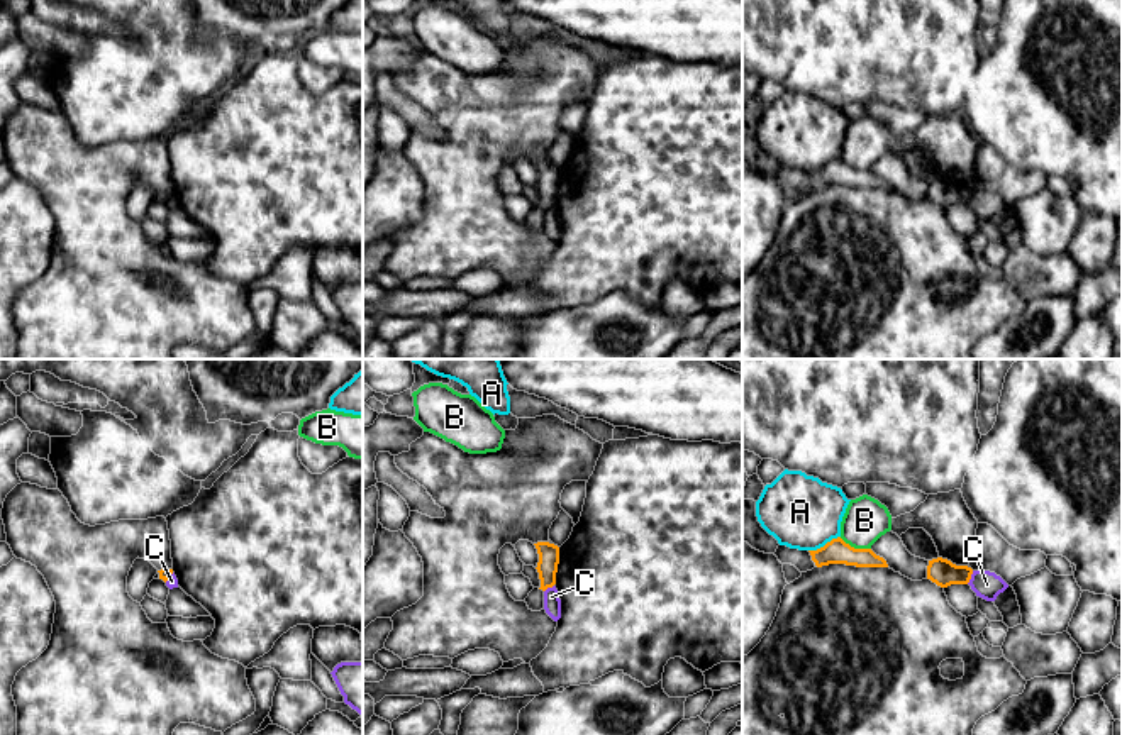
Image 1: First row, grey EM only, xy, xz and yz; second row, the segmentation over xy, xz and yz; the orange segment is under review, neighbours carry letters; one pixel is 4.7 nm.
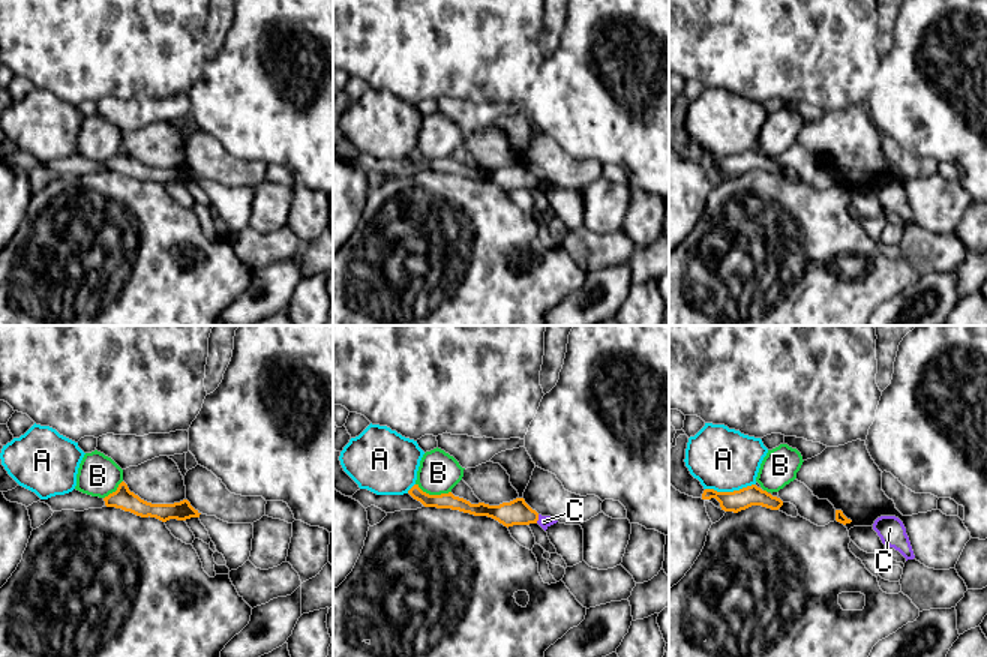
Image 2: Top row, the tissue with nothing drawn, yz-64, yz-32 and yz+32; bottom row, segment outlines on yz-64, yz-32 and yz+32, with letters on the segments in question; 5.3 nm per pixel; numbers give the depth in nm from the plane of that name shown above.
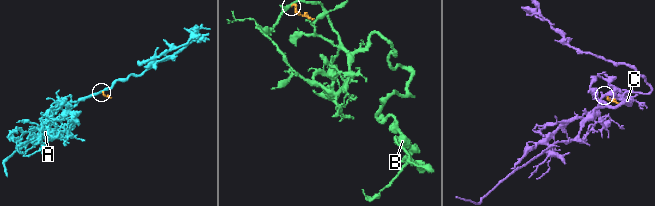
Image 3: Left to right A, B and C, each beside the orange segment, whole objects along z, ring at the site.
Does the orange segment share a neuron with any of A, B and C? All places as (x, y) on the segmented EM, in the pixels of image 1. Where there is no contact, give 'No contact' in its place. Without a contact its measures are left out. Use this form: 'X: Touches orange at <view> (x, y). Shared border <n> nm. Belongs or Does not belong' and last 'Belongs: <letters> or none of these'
A: Touches orange at yz (826, 544). Shared border 170 nm. Does not belong
B: Touches orange at yz (853, 547). Shared border 160 nm. Does not belong
C: Touches orange at yz (970, 578). Shared border 70 nm. Does not belong
Belongs: none of these

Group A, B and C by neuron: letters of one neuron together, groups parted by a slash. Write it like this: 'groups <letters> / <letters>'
groups A / B / C

